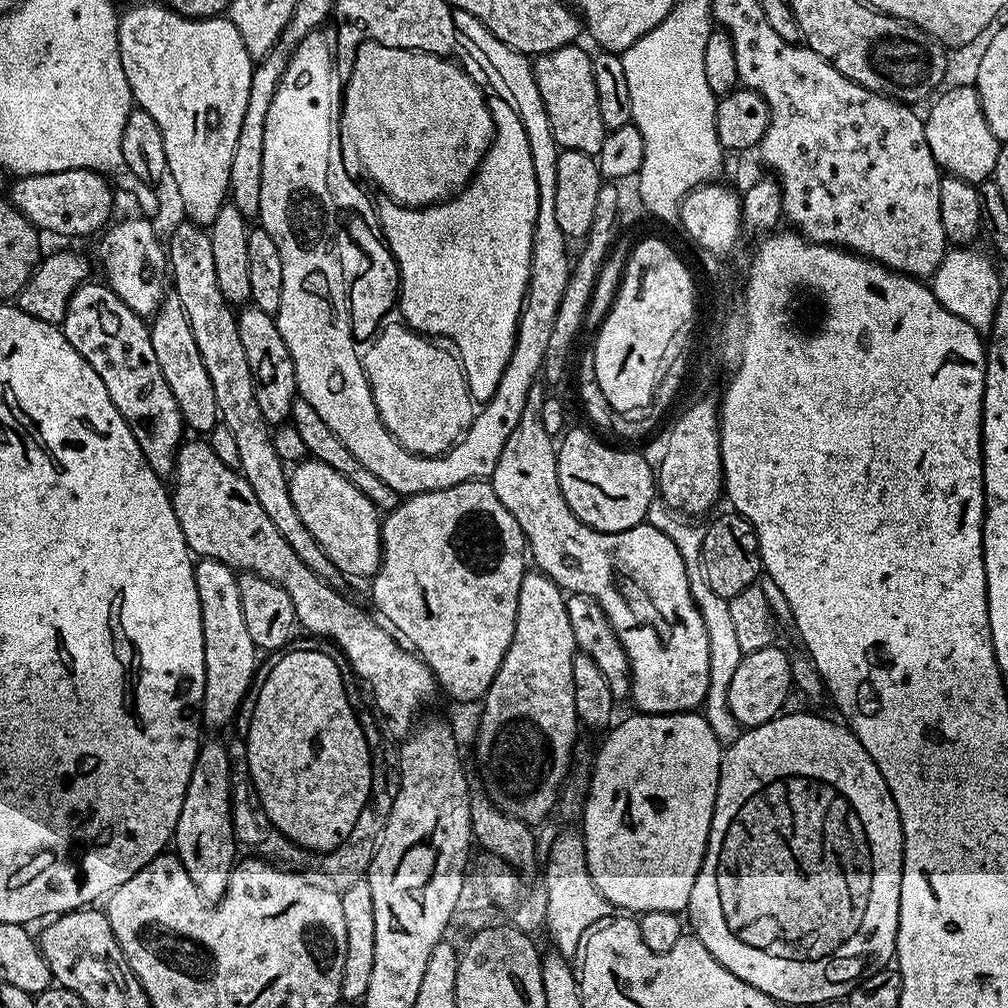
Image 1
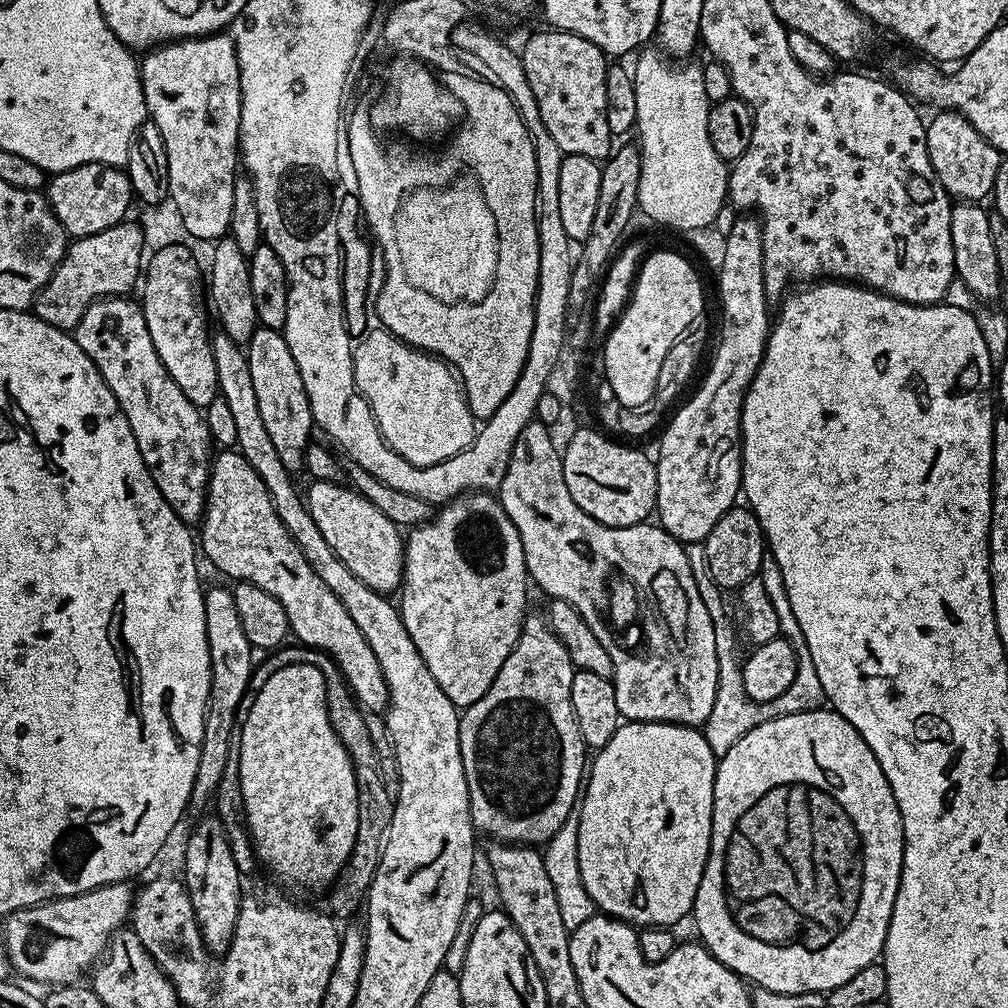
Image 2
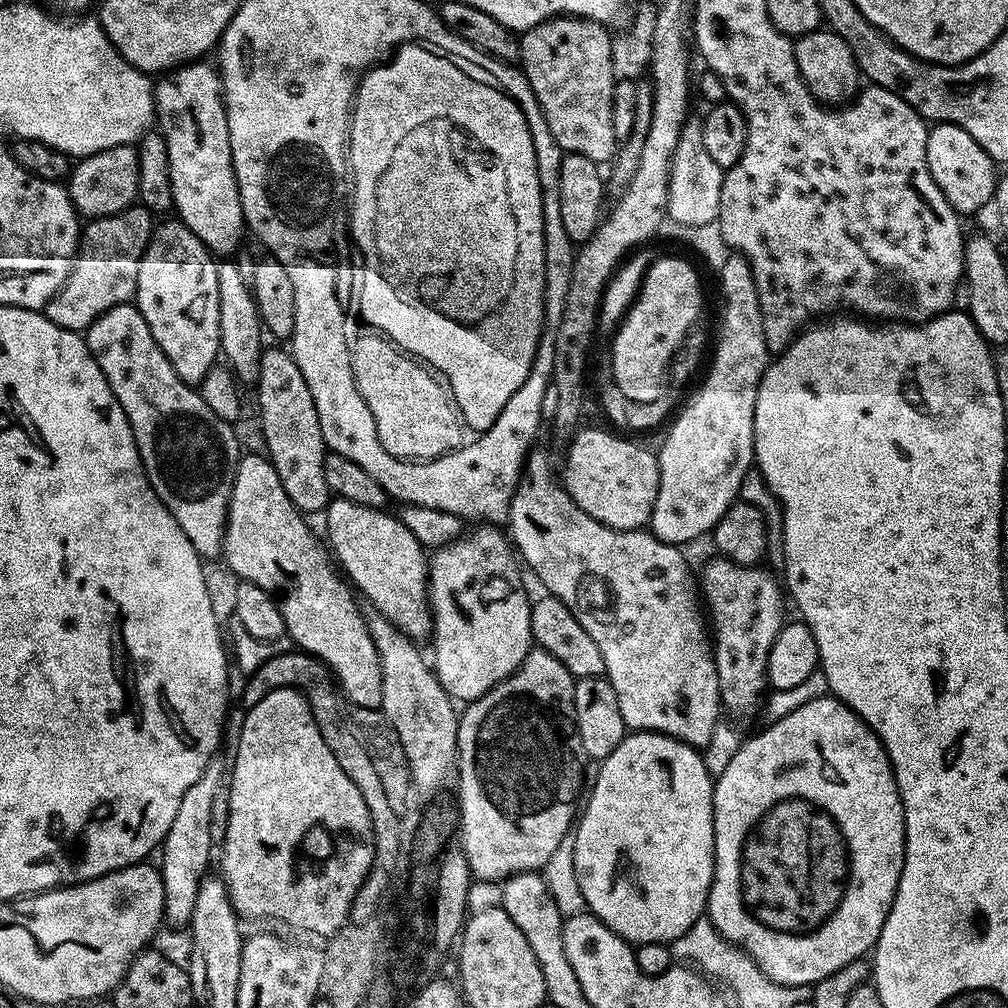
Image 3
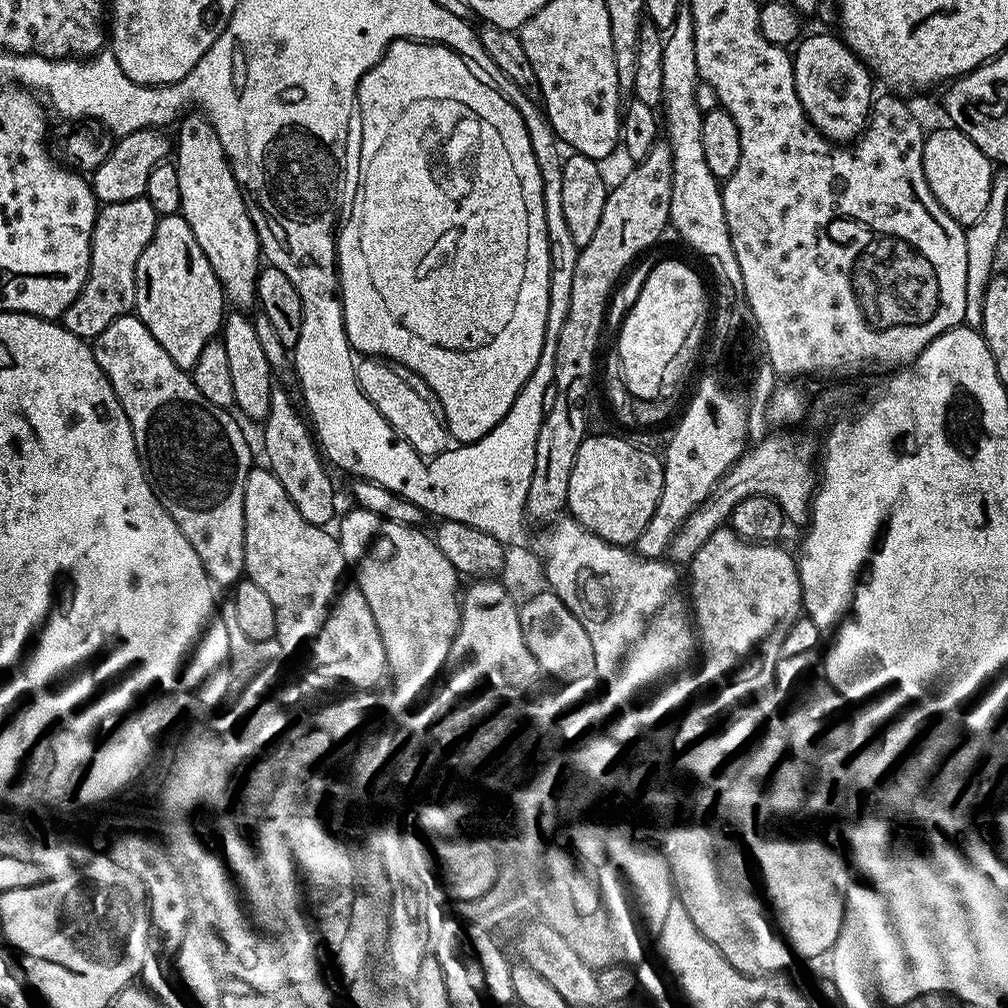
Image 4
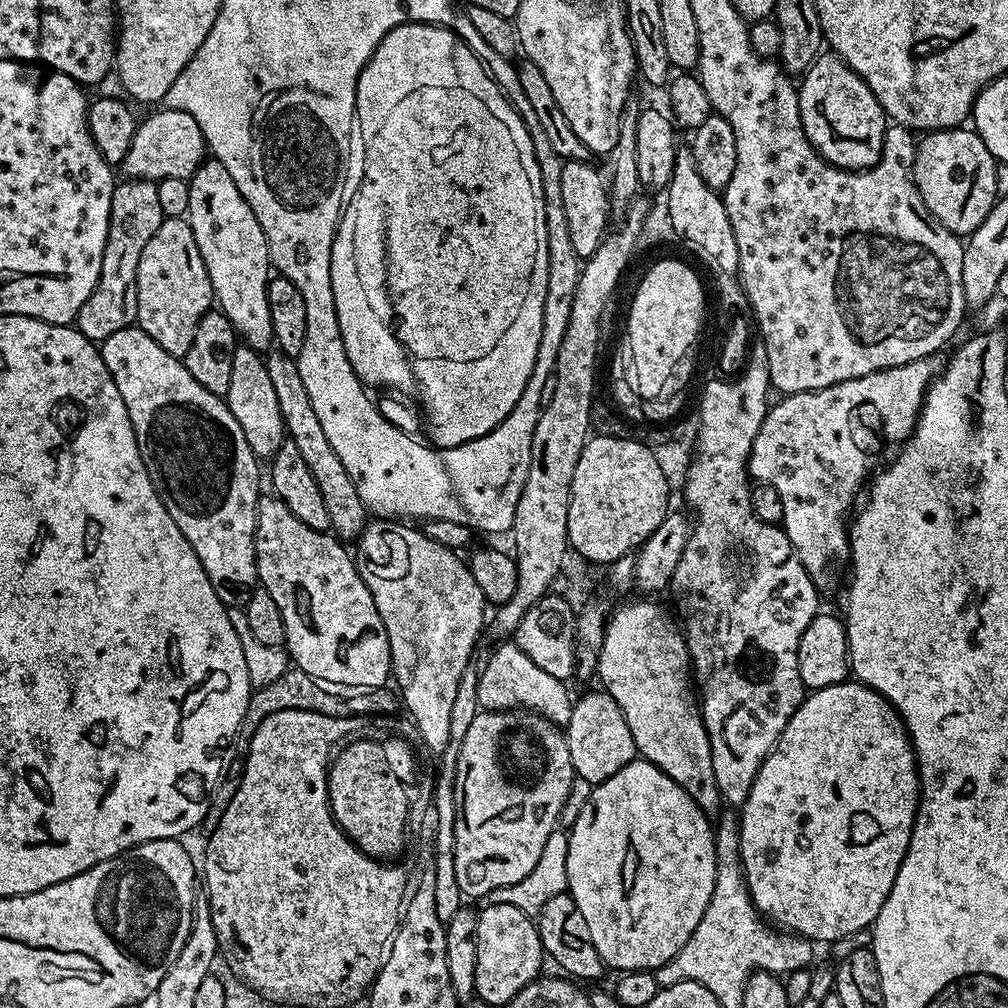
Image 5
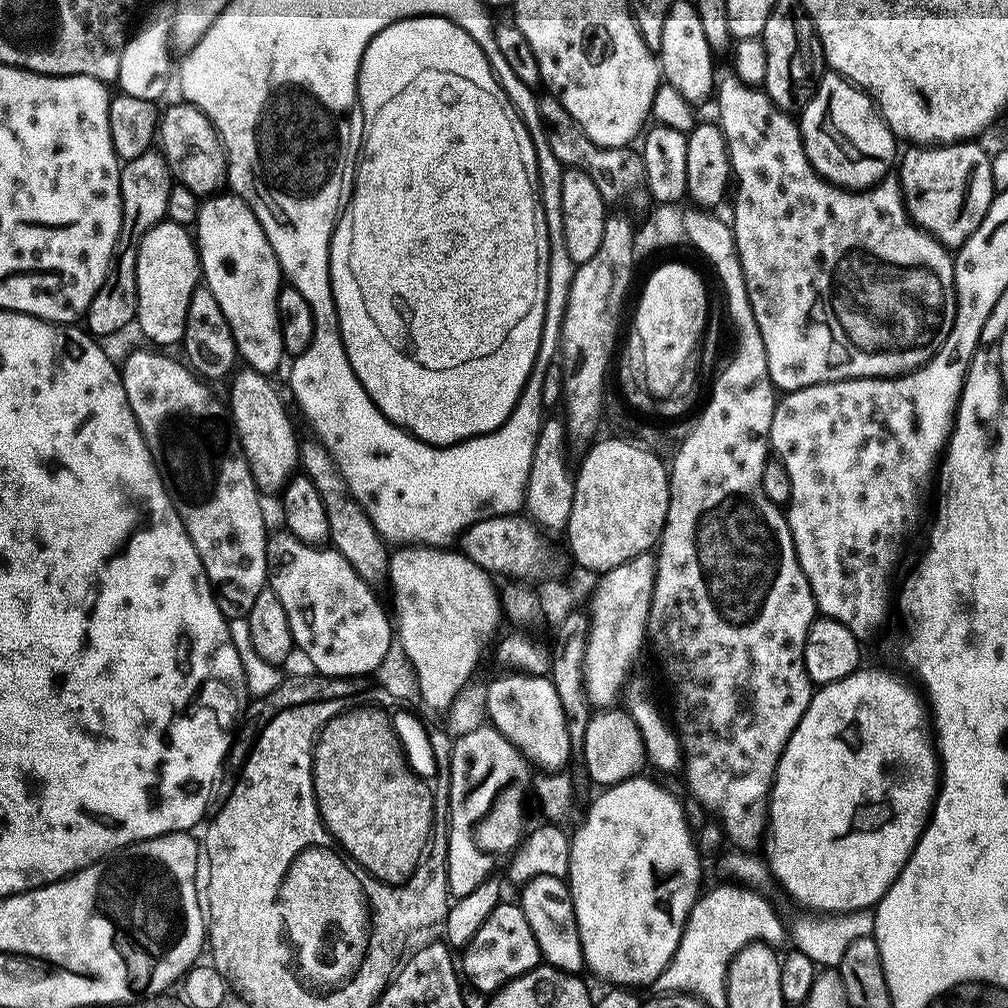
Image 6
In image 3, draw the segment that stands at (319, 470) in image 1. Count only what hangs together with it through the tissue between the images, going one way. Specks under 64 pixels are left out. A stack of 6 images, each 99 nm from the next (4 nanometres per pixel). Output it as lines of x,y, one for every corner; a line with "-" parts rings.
333,499
326,509
327,543
343,575
351,581
355,591
361,597
364,595
371,607
390,618
390,622
394,622
394,626
398,626
398,630
402,630
410,639
424,642
424,639
432,636
433,626
428,599
430,560
426,555
426,548
420,544
418,538
399,518
387,514
387,511
378,508
367,508
344,499

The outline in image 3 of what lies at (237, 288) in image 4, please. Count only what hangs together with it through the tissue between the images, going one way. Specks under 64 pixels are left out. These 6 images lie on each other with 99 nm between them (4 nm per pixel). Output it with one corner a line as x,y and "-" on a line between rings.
193,62
183,65
165,75
161,84
154,88
156,98
155,119
158,131
168,141
170,158
170,182
175,215
208,248
220,258
228,258
241,247
240,239
246,236
244,211
240,201
240,191
236,185
236,175
232,165
232,147
228,129
228,110
224,102
224,90
219,71
208,62

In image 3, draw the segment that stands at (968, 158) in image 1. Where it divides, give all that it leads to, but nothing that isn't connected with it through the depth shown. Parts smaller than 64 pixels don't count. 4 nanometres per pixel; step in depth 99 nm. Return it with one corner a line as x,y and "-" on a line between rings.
953,124
929,127
926,162
938,190
942,190
946,202
950,202
956,213
976,212
979,208
984,208
987,204
989,207
993,203
998,179
997,165
986,154
986,150
982,150
982,146
978,146
978,142
970,138
966,130

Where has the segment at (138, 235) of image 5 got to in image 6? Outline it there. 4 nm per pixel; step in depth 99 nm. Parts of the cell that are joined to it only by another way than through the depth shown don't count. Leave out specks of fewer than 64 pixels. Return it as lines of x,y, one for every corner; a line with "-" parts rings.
149,150
134,158
123,161
120,169
120,197
122,198
122,226
118,230
116,245
112,251
112,261
106,278
94,294
86,317
86,328
93,337
105,338
120,332
136,318
136,267
138,266
138,246
142,238
155,224
168,215
168,204
172,200
174,177
163,155
159,151

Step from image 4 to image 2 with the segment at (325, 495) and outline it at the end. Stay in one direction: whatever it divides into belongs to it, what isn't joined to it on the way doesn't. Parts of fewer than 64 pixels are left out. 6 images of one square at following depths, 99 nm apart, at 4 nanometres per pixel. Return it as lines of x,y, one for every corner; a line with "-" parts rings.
257,327
246,345
246,351
250,379
254,381
254,395
258,397
258,410
262,413
262,422
266,425
270,439
274,441
274,450
278,450
278,458
282,458
282,466
286,466
288,472
299,473
304,467
308,445
313,439
314,421
306,386
302,386
298,362
294,362
294,354
290,354
290,346
283,331
275,328

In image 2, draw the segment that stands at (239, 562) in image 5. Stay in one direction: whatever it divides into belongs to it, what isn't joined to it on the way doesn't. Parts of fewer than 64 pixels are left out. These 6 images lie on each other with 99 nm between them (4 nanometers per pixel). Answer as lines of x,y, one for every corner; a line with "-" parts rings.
105,298
95,300
82,314
82,322
74,329
78,346
86,350
86,354
98,366
106,386
114,394
122,414
126,414
126,422
130,422
130,430
134,430
134,442
138,442
138,450
142,454
142,462
150,470
158,490
162,490
162,498
170,502
170,510
178,514
178,518
189,526
201,523
204,505
208,502
208,474
212,471
214,445
212,435
204,421
204,413
195,408
178,390
178,382
170,378
166,366
158,358
158,350
154,350
154,342
150,338
150,330
146,330
144,309
132,298

